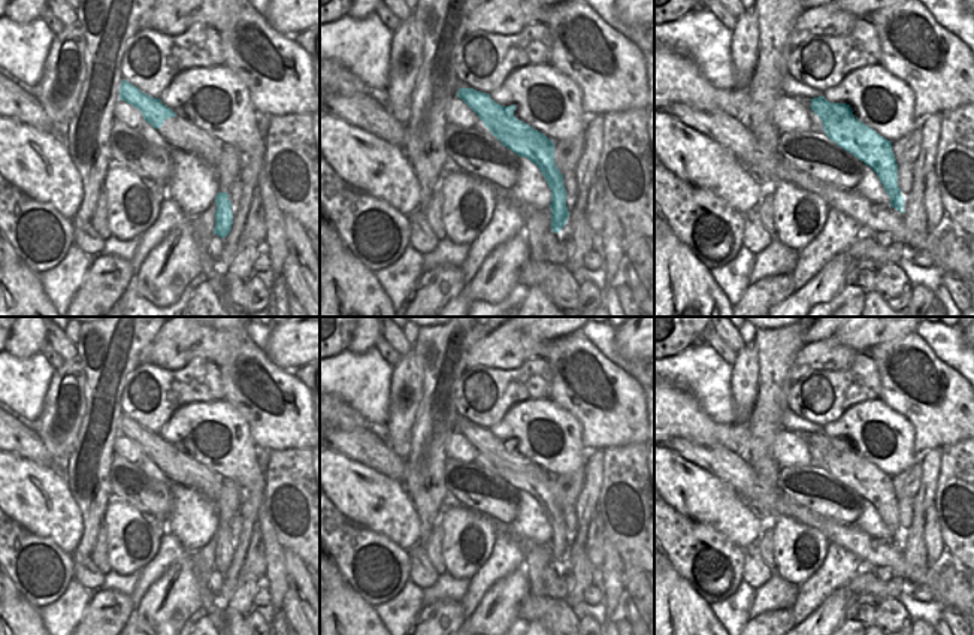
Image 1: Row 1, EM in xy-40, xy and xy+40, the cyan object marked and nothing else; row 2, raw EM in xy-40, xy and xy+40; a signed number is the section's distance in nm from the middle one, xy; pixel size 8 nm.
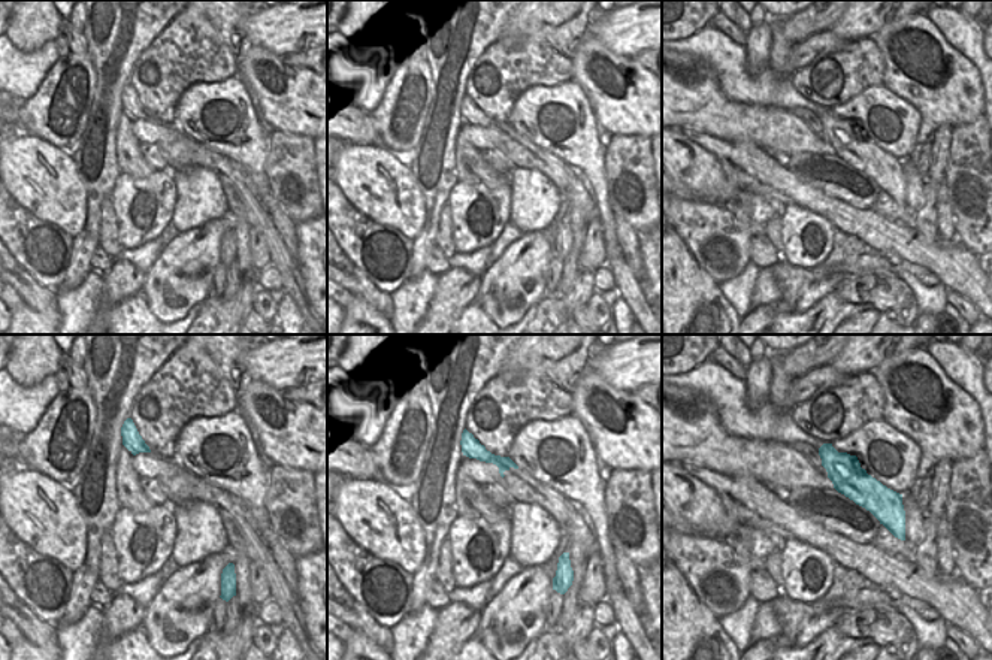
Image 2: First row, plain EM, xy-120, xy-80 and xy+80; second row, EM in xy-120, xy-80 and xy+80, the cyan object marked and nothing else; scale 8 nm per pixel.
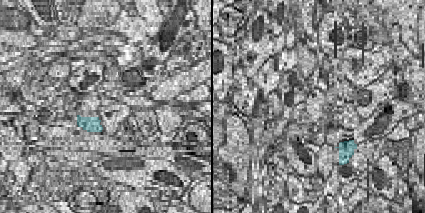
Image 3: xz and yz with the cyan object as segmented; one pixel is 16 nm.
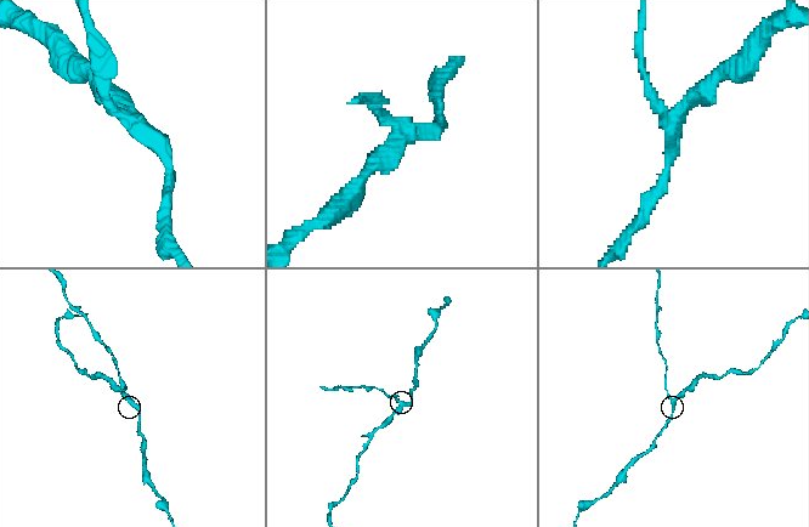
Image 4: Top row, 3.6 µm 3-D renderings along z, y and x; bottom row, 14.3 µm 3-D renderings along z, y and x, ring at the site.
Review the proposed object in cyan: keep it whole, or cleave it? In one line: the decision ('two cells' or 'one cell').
two cells

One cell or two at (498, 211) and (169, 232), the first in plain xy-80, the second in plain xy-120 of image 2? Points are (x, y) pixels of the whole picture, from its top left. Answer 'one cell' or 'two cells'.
two cells

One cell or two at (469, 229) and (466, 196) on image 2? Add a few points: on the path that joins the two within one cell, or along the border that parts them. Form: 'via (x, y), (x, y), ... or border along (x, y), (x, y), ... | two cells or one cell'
via (466, 221), (466, 203) | one cell

